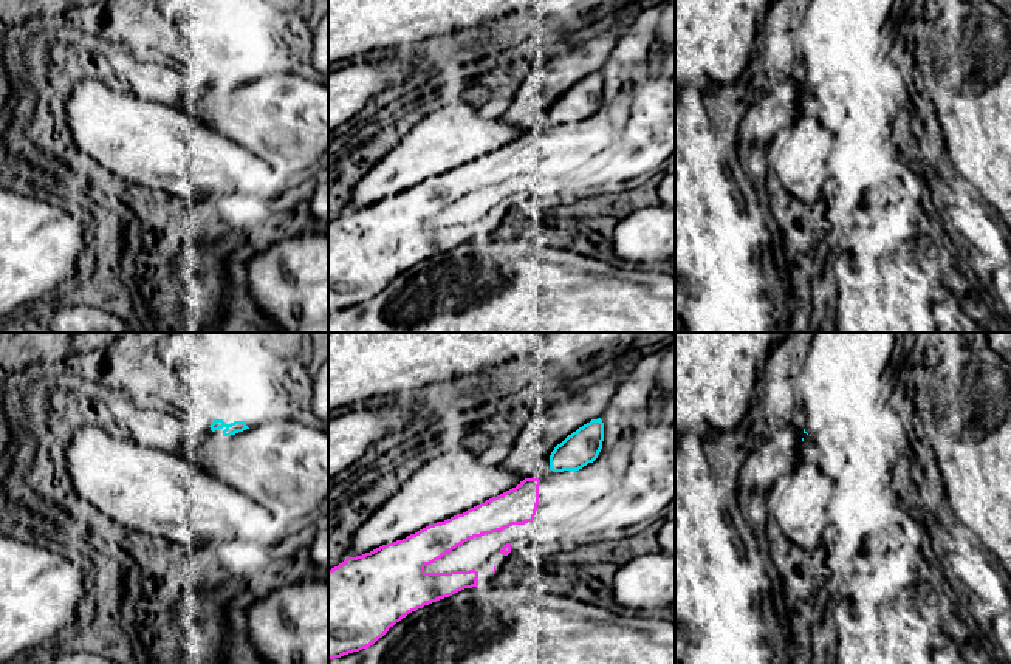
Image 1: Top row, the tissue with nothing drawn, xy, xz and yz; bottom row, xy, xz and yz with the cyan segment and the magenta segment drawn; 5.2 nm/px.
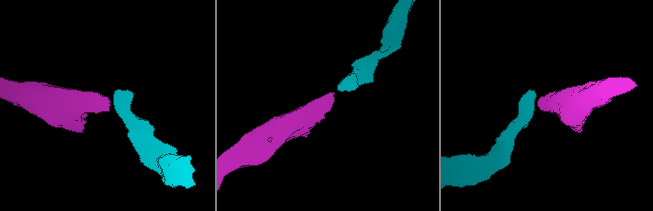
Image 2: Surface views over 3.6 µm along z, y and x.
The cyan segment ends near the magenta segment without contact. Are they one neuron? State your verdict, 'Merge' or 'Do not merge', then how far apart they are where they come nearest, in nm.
Do not merge. Distance 90 nm

